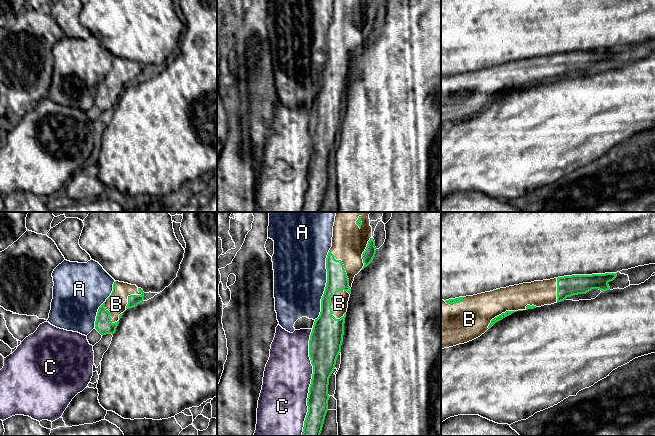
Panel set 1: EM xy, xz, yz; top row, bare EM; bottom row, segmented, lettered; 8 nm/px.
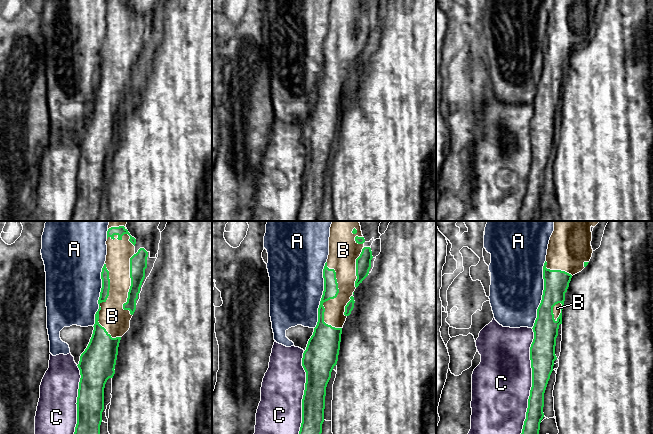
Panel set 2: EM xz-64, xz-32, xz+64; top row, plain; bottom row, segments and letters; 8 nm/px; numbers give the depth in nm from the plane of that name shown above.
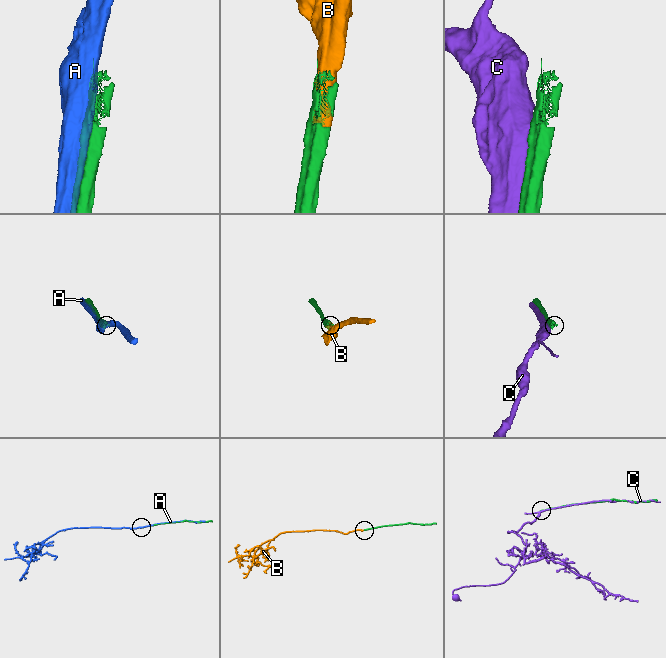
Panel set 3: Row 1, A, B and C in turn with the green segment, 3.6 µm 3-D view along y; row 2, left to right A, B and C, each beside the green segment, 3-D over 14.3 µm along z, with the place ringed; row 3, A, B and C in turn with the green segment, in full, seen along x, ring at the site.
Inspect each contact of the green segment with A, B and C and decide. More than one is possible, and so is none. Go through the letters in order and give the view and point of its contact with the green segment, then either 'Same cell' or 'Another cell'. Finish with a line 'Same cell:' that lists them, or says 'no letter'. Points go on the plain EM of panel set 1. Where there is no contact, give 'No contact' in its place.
A: Touches green at xz (326, 60). Another cell
B: Touches green at xy (127, 81). Same cell
C: Touches green at xz (311, 158). Another cell
Same cell: B

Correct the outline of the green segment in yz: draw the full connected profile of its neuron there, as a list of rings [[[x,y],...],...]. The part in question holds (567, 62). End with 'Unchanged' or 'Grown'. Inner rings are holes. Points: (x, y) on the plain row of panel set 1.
[[[616,49],[564,52],[509,62],[473,72],[441,76],[441,125],[480,113],[496,98],[514,88],[551,81],[573,71],[586,70],[592,65],[610,66],[608,59],[616,53]]]. Grown

